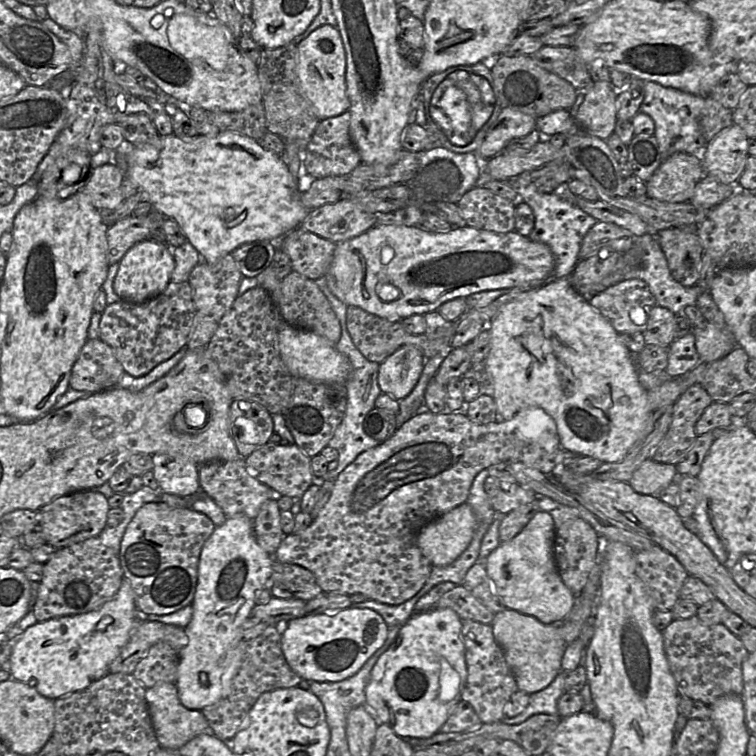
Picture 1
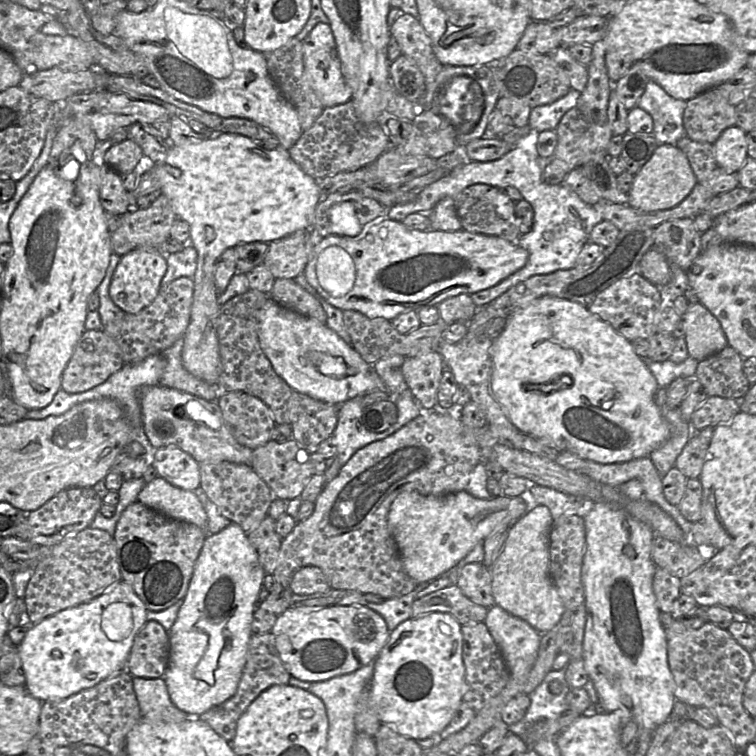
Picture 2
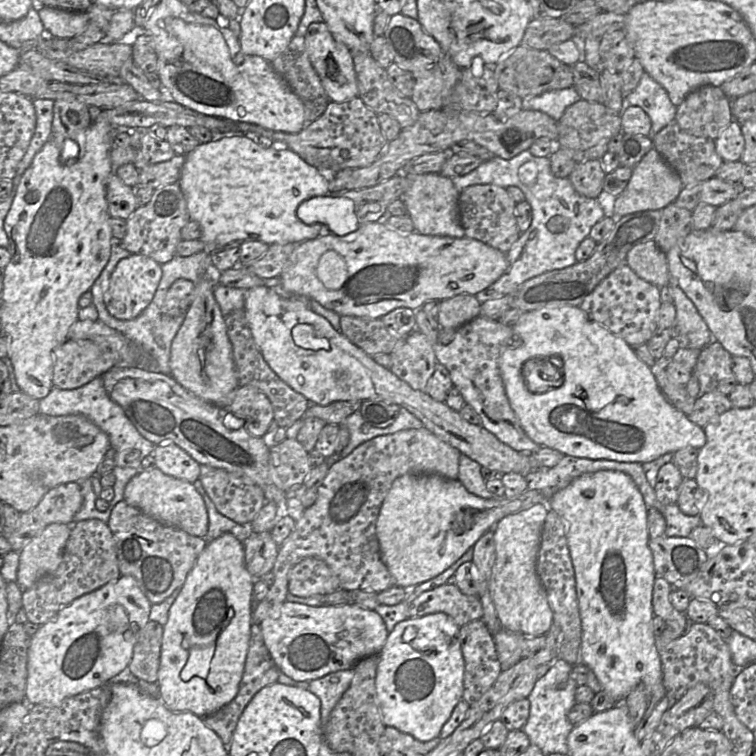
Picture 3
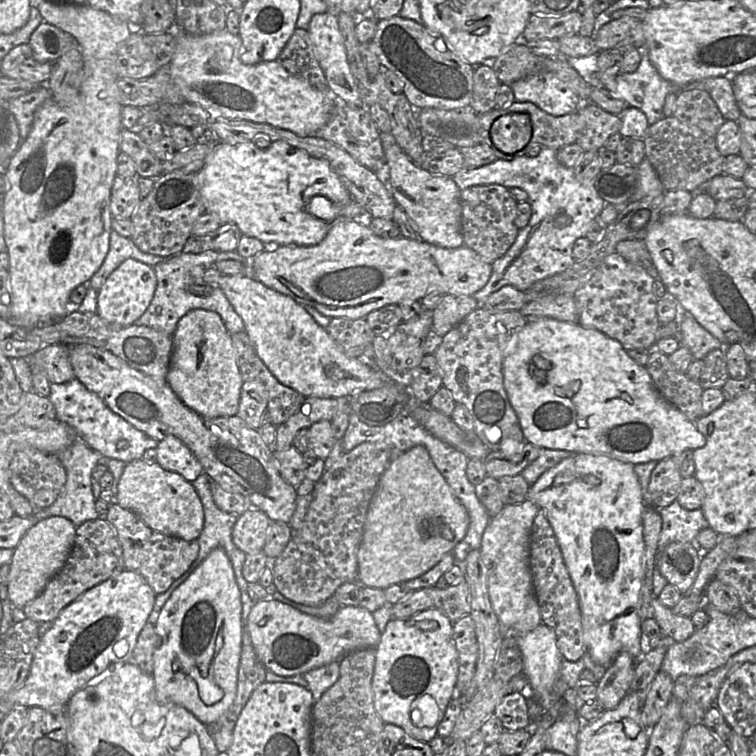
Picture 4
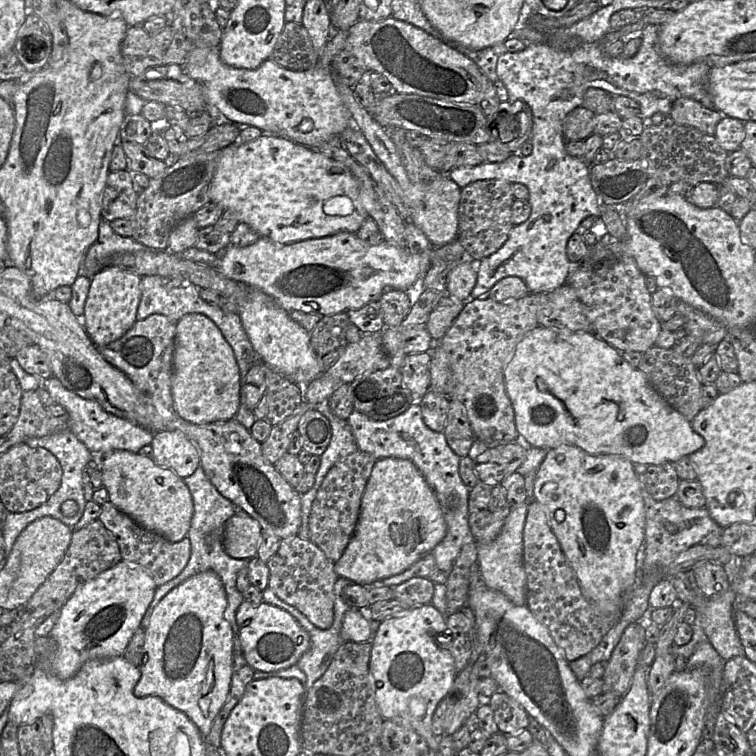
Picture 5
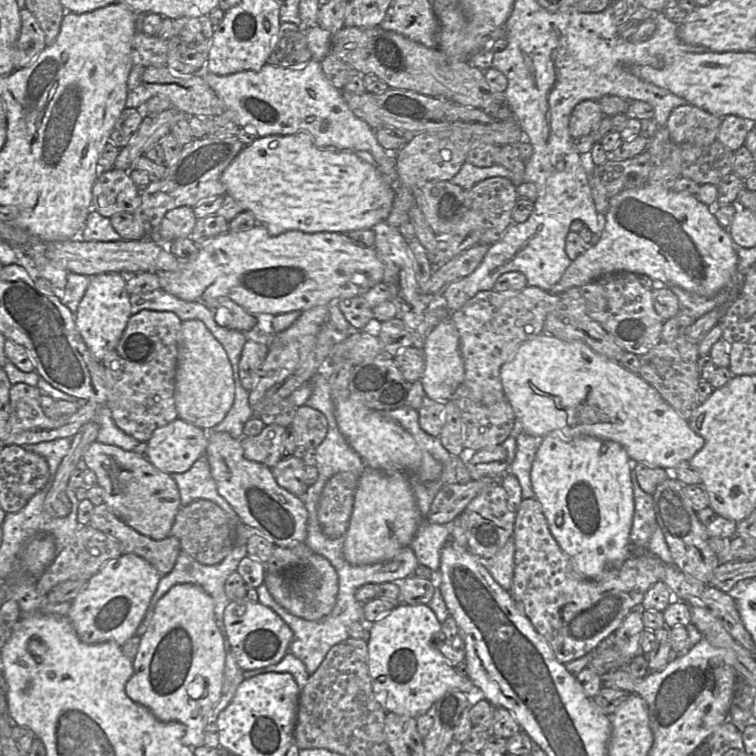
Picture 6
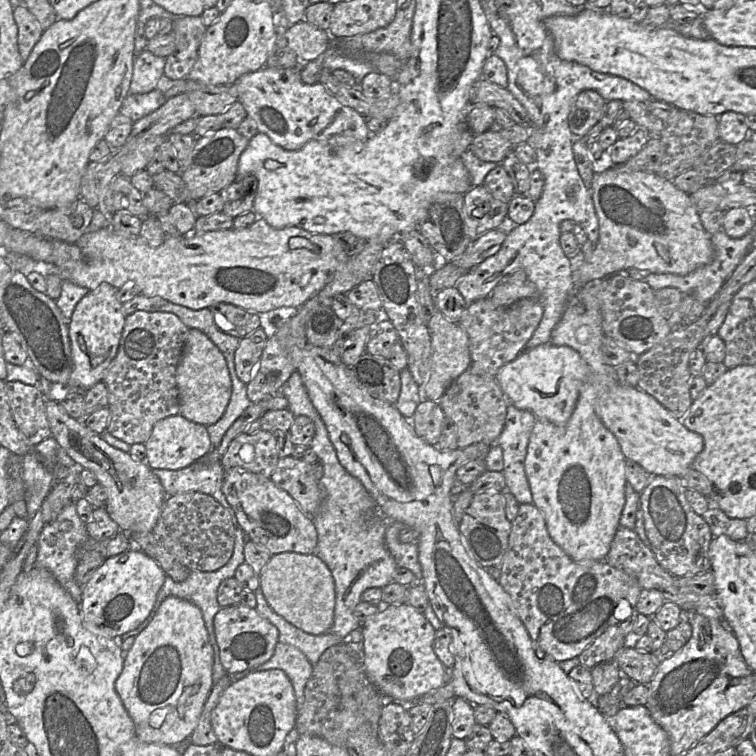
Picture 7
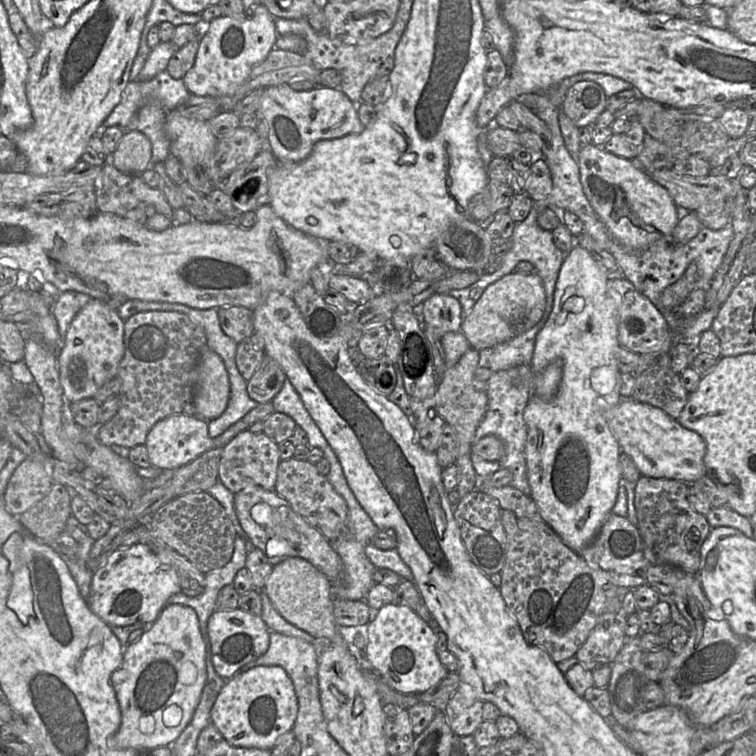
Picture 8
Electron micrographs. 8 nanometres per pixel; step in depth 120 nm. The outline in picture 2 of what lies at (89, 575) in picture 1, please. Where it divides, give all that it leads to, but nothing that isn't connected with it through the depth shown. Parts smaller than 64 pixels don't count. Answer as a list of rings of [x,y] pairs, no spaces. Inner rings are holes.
[[[87,527],[54,547],[41,546],[40,559],[33,567],[24,602],[32,624],[64,609],[96,598],[122,580],[114,537],[105,530]]]

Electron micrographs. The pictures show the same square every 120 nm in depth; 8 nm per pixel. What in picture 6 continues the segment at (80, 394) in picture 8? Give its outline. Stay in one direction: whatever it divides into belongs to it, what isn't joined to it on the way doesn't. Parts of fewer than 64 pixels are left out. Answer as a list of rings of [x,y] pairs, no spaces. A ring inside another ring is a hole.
[[[117,272],[90,276],[89,286],[75,315],[75,325],[78,332],[93,356],[100,362],[117,345],[132,315],[126,281],[126,275]]]

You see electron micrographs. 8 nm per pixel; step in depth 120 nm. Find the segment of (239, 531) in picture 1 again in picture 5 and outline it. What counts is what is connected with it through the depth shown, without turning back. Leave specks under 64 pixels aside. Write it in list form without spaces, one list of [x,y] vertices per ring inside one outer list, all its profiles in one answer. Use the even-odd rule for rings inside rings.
[[[204,571],[188,578],[169,591],[153,609],[144,632],[141,677],[133,693],[138,698],[160,697],[170,706],[185,713],[206,738],[217,714],[225,704],[233,668],[233,632],[225,619],[227,596],[217,573]]]

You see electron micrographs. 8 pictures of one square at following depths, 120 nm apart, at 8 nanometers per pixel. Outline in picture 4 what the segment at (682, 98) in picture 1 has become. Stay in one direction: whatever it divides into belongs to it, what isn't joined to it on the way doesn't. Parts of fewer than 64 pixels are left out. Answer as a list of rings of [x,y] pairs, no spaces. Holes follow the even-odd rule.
[[[646,45],[639,48],[641,61],[633,73],[620,72],[616,76],[600,74],[597,77],[605,88],[618,94],[629,107],[641,110],[647,117],[648,124],[661,120],[666,97],[670,93],[679,93],[682,89],[665,80],[649,59]]]

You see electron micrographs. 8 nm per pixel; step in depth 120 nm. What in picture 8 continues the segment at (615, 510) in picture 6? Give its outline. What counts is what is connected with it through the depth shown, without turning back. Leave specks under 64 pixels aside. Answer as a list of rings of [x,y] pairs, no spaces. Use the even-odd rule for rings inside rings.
[[[574,245],[572,250],[565,255],[555,286],[553,307],[546,323],[536,336],[534,353],[530,363],[532,373],[537,374],[544,370],[550,363],[555,360],[560,360],[563,366],[562,379],[559,389],[553,398],[544,400],[537,397],[535,394],[532,394],[524,410],[524,421],[527,426],[525,457],[527,478],[531,490],[530,497],[536,503],[543,521],[558,534],[561,540],[571,550],[577,553],[584,549],[595,538],[608,515],[612,513],[622,478],[622,468],[619,459],[620,446],[605,417],[606,410],[615,407],[623,399],[620,394],[622,373],[619,370],[616,358],[616,353],[621,346],[618,340],[617,308],[614,300],[608,294],[608,280],[608,273],[605,271],[604,267],[594,259],[588,250]]]

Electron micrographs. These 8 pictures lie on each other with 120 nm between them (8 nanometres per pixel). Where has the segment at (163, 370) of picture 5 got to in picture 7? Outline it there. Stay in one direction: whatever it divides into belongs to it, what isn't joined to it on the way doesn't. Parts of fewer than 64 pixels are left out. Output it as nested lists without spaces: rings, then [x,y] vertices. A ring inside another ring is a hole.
[[[135,311],[125,317],[118,351],[103,377],[108,389],[110,418],[106,431],[127,444],[145,444],[154,425],[180,413],[176,387],[176,368],[180,361],[189,328],[178,316],[169,312]]]

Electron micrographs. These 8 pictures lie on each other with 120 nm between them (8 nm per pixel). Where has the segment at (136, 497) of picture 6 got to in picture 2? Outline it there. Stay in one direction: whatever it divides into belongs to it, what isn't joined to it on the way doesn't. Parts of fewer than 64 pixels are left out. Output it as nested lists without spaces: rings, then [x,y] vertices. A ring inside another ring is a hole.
[[[157,476],[144,485],[138,502],[169,518],[207,530],[208,517],[195,492],[178,488],[162,477]]]

